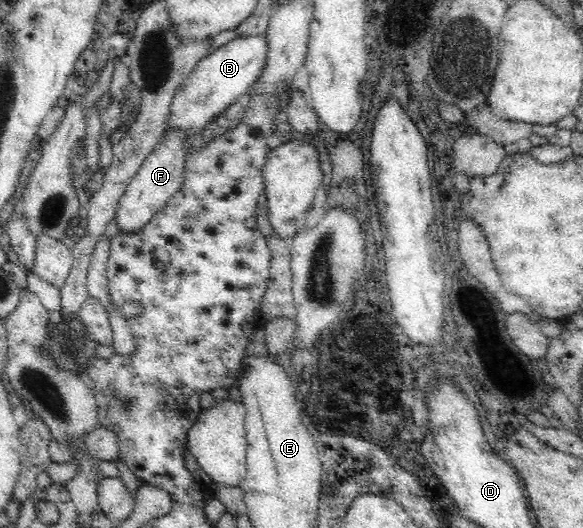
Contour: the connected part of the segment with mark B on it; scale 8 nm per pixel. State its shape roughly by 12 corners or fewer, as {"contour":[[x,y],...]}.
{"contour":[[265,36],[207,53],[175,90],[166,127],[200,133],[249,92]]}

